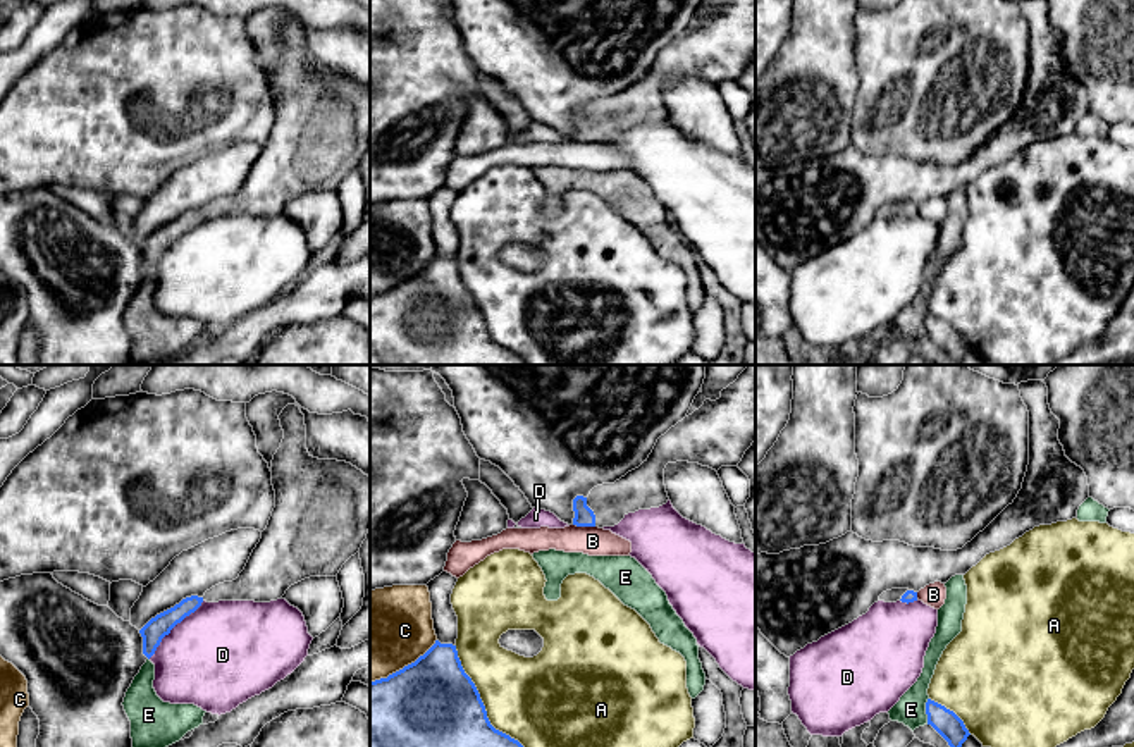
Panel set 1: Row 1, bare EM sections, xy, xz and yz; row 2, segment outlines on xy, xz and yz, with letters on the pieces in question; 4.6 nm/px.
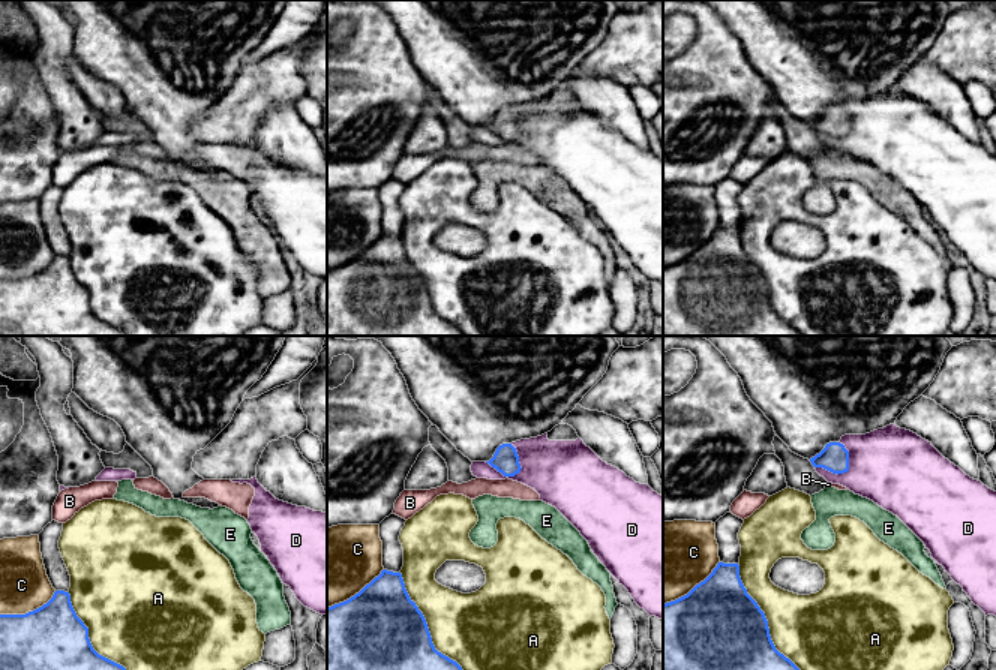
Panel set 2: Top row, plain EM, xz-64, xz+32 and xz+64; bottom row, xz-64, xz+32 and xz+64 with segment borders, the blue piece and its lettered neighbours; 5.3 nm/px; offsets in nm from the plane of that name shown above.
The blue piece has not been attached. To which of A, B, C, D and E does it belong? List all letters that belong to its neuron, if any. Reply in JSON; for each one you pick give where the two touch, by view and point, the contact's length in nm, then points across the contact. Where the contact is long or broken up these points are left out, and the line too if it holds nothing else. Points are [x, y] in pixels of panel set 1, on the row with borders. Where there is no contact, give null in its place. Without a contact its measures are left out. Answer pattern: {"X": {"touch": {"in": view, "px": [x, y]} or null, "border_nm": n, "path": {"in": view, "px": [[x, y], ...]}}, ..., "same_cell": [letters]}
{"same_cell": []}

